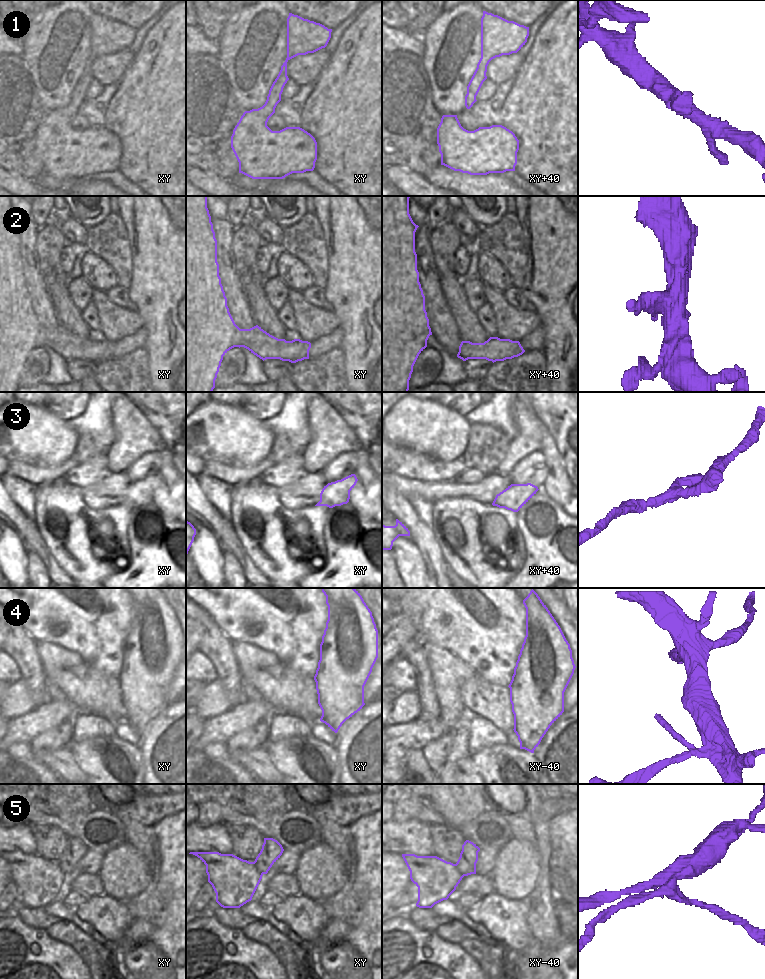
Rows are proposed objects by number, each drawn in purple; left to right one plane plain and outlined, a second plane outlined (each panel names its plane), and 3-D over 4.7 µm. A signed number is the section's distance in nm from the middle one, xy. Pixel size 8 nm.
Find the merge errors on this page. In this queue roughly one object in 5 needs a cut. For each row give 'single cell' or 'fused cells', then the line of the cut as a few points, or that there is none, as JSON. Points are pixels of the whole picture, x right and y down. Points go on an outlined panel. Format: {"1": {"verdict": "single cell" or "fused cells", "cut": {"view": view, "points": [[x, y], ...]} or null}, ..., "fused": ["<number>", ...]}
{"1": {"verdict": "single cell", "cut": null}, "2": {"verdict": "single cell", "cut": null}, "3": {"verdict": "single cell", "cut": null}, "4": {"verdict": "single cell", "cut": null}, "5": {"verdict": "fused cells", "cut": {"view": "xy-40", "points": [[477, 852], [476, 858], [468, 869], [467, 874]]}}, "fused": ["5"]}

